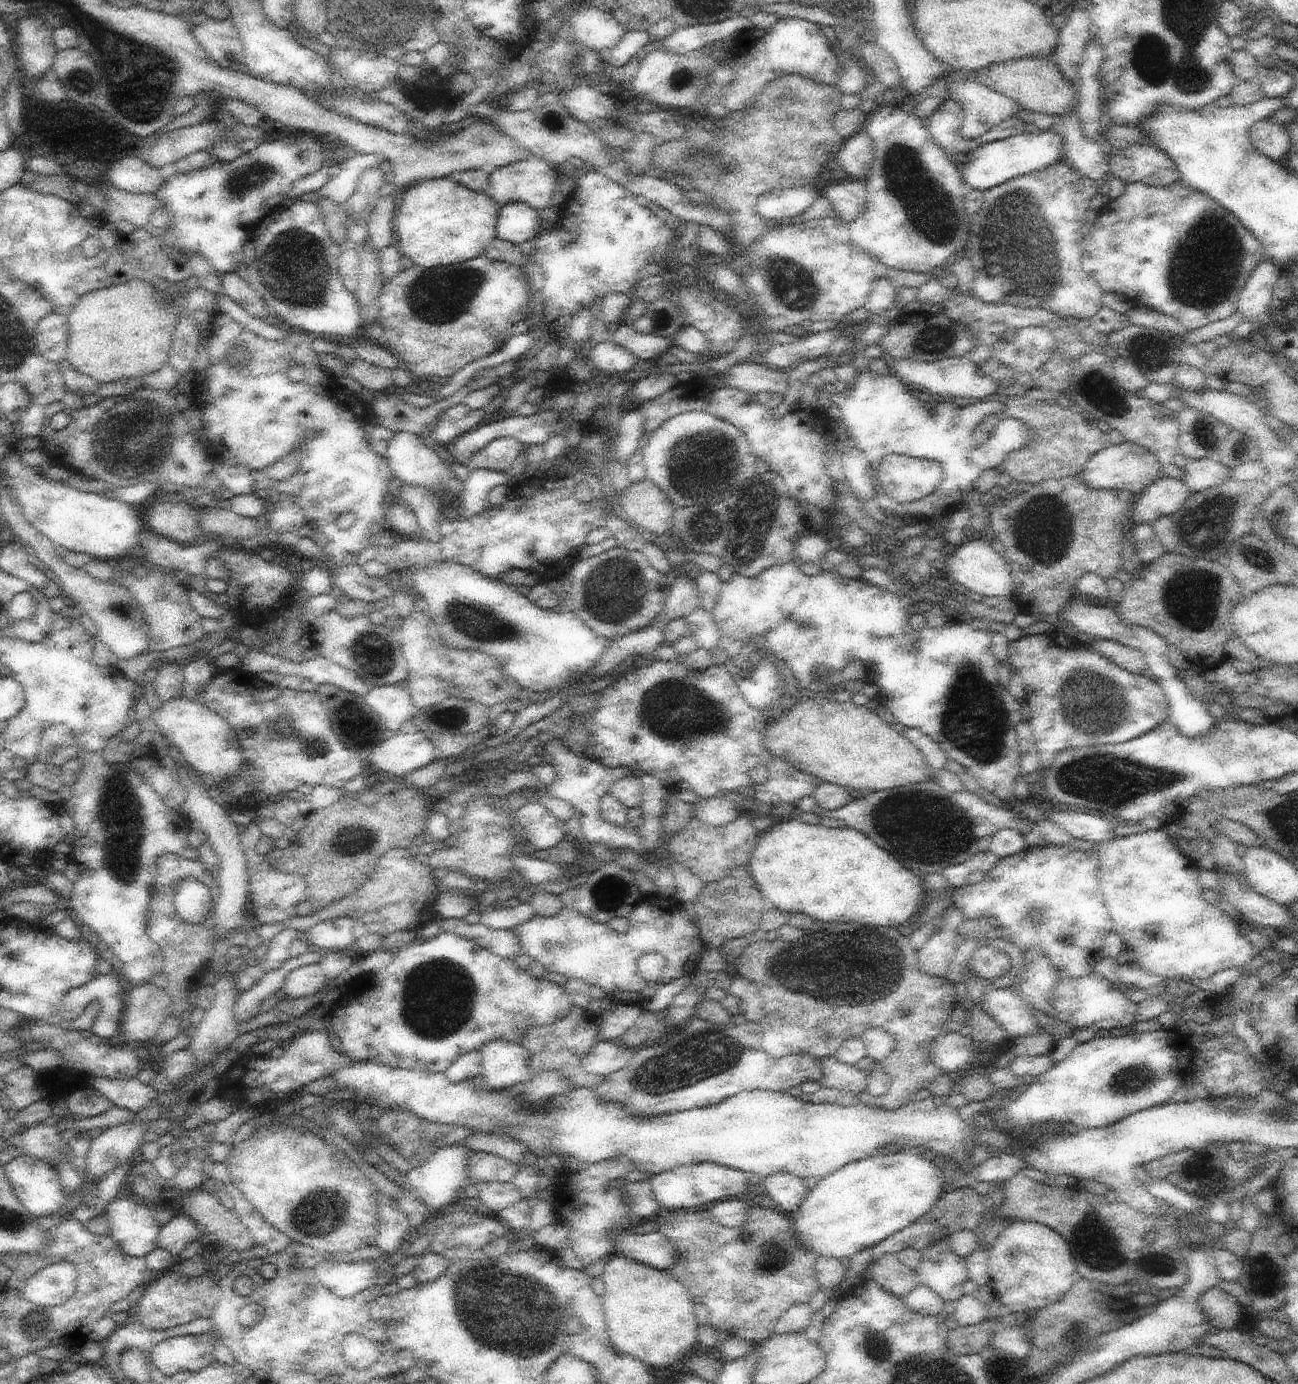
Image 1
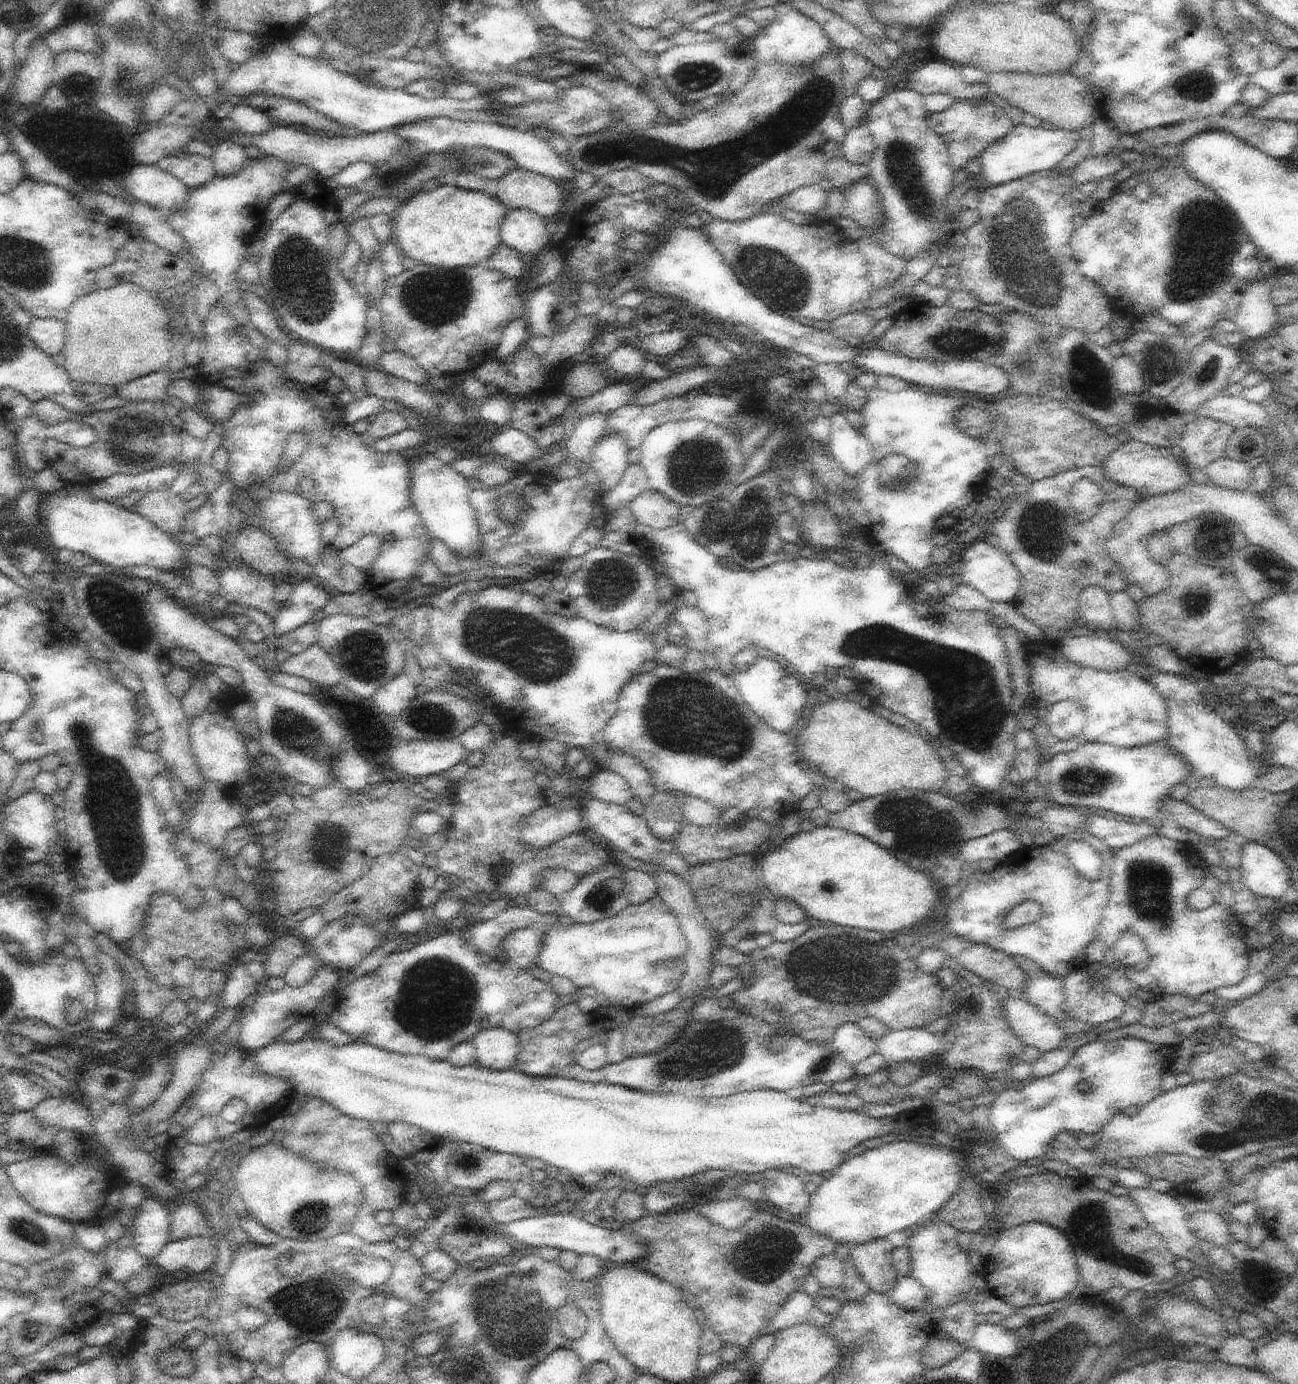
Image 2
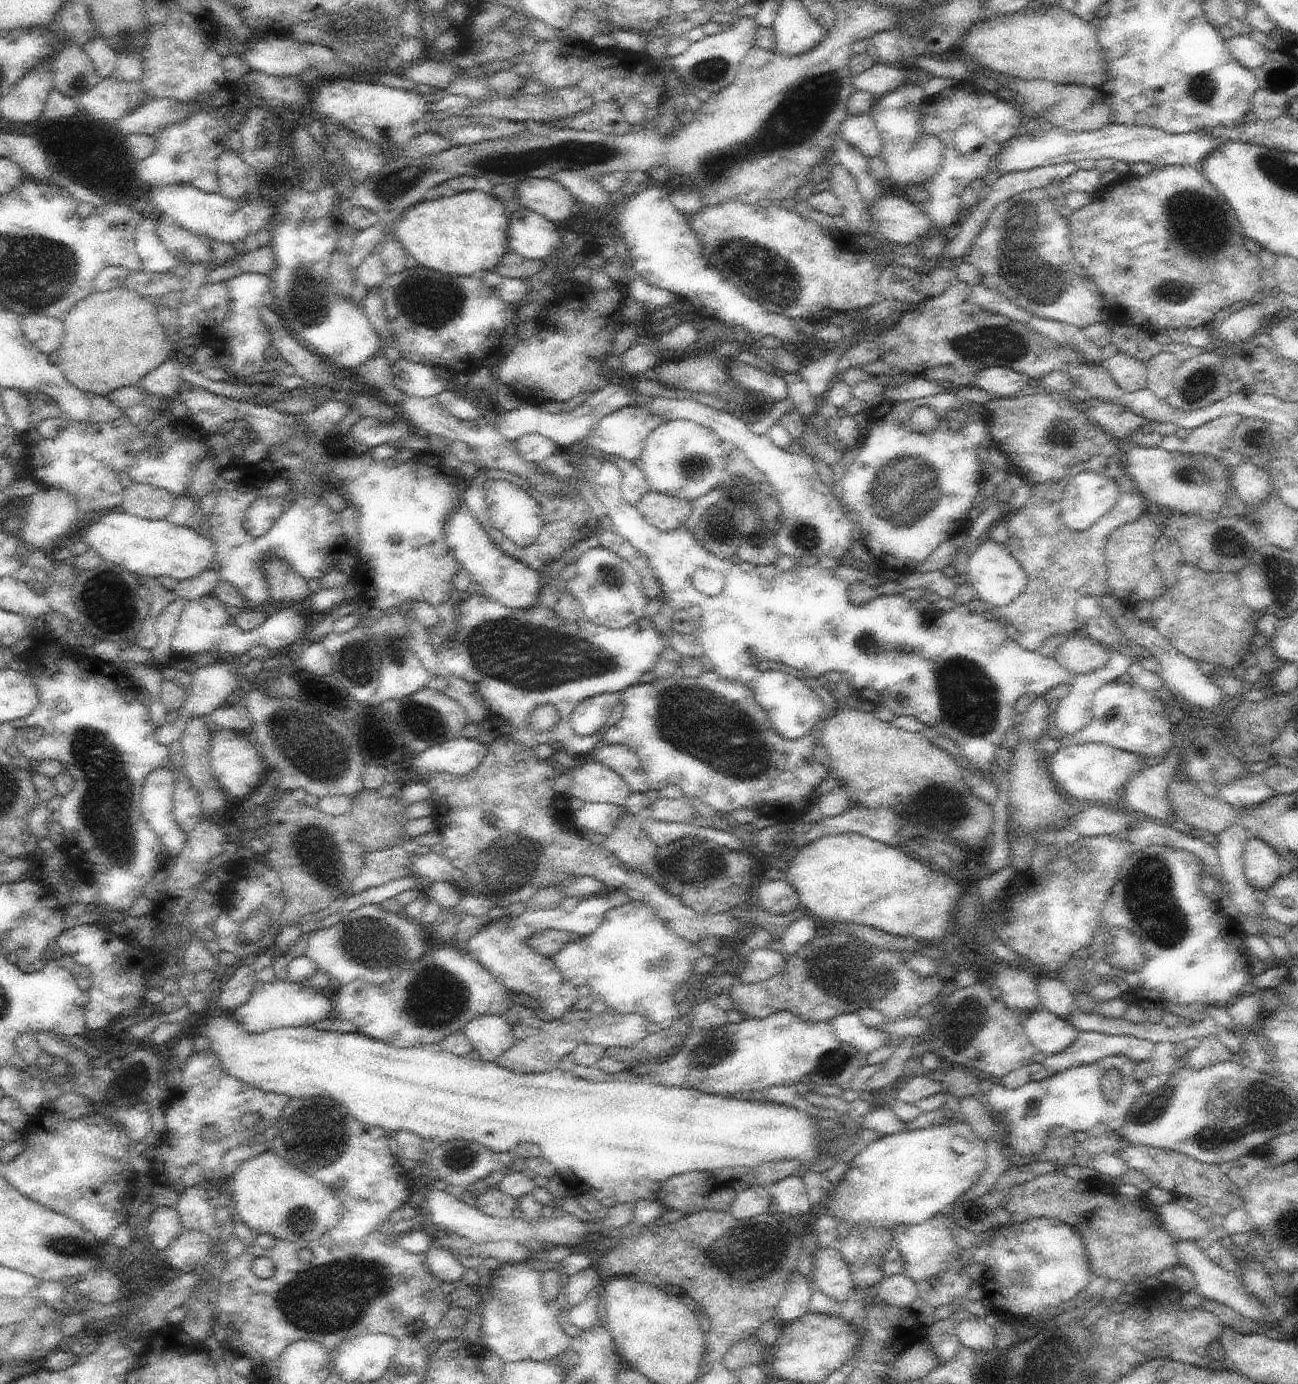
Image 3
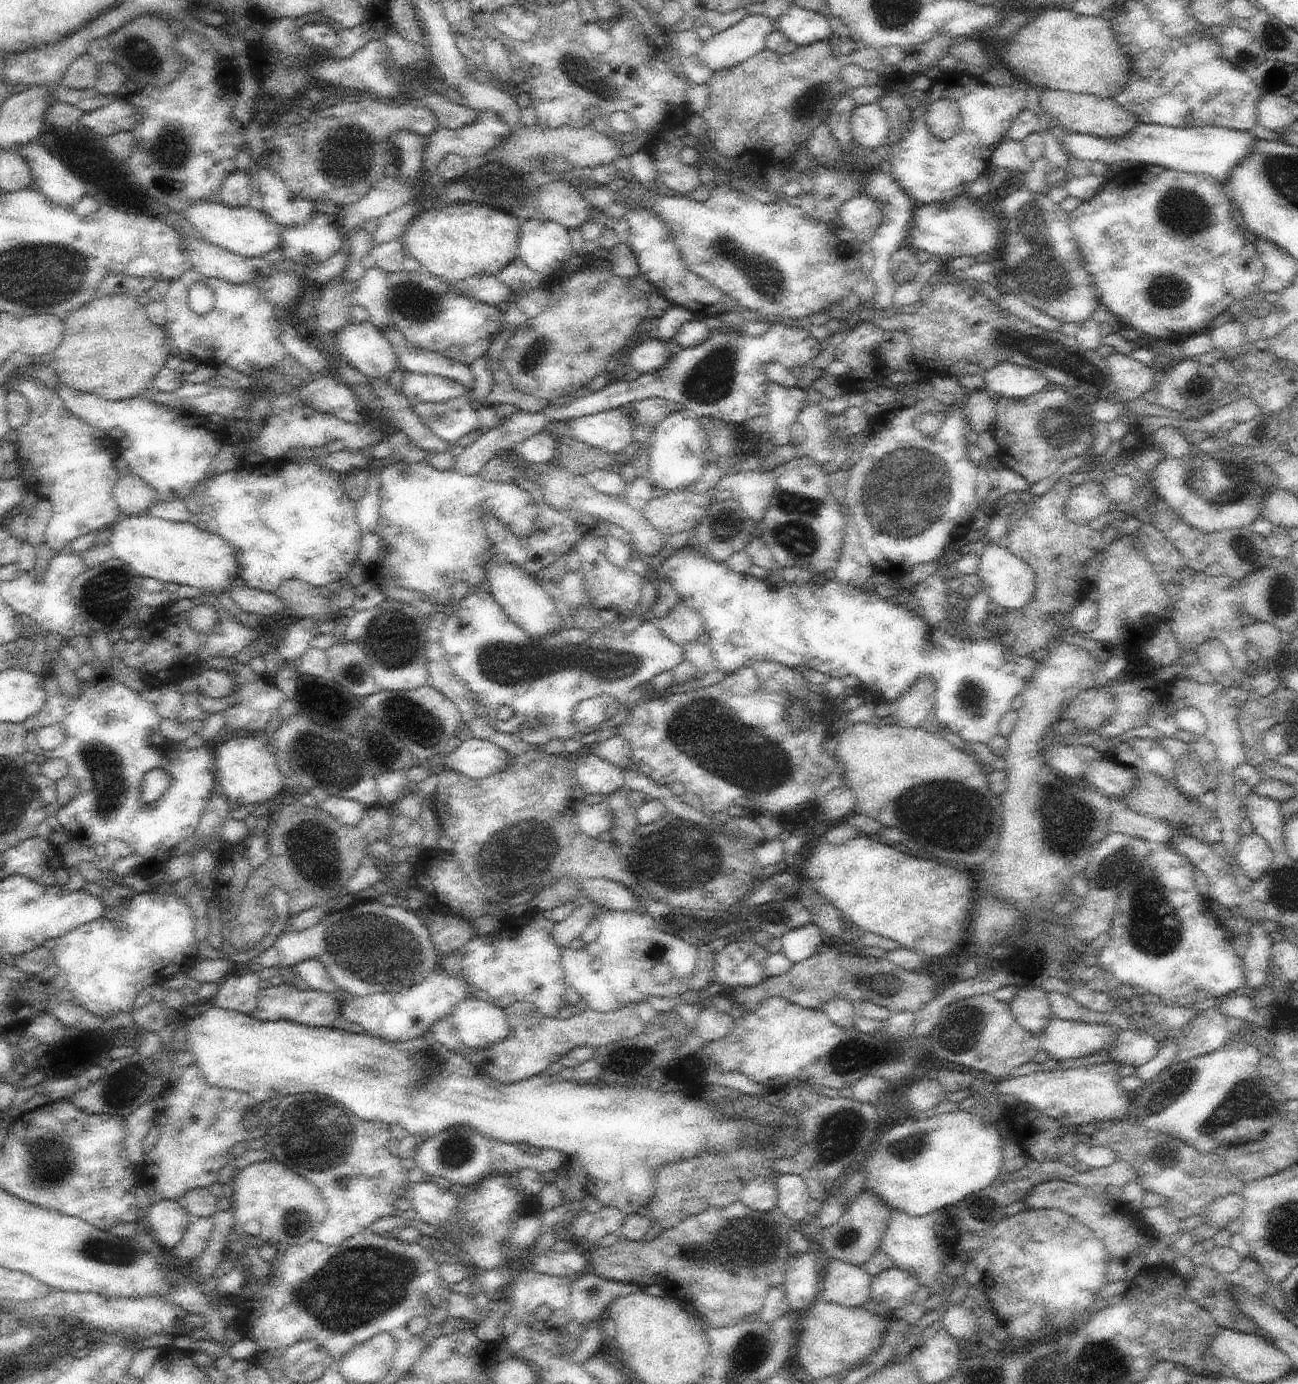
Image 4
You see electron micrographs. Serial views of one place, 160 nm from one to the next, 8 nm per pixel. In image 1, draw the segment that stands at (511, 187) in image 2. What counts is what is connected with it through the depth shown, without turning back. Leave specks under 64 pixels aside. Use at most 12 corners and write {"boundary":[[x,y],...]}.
{"boundary":[[543,158],[494,169],[489,195],[502,208],[550,206],[559,169]]}

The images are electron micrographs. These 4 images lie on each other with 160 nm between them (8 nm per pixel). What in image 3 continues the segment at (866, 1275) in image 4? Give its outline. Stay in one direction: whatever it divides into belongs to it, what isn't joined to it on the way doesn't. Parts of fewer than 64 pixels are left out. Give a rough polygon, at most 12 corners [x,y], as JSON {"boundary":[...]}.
{"boundary":[[836,1247],[814,1252],[817,1287],[839,1303],[854,1293]]}

